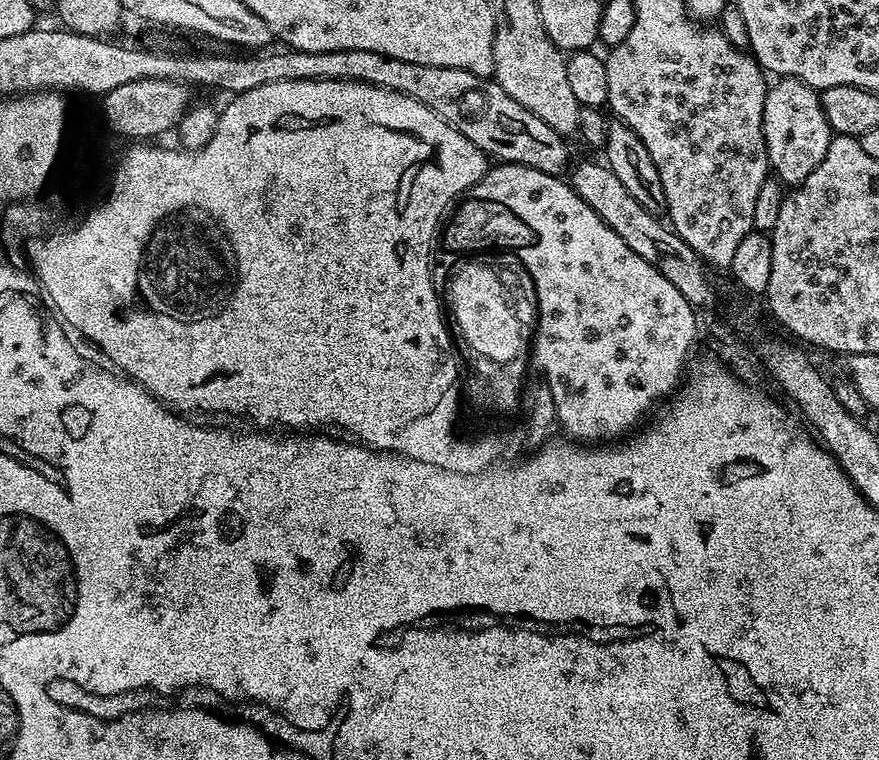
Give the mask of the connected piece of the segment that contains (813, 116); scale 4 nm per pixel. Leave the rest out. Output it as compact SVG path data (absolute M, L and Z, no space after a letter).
M780 78L775 83L769 87L764 103L764 141L768 166L784 186L799 186L803 180L810 178L814 166L826 158L826 150L834 133L822 110L817 89L791 78Z

